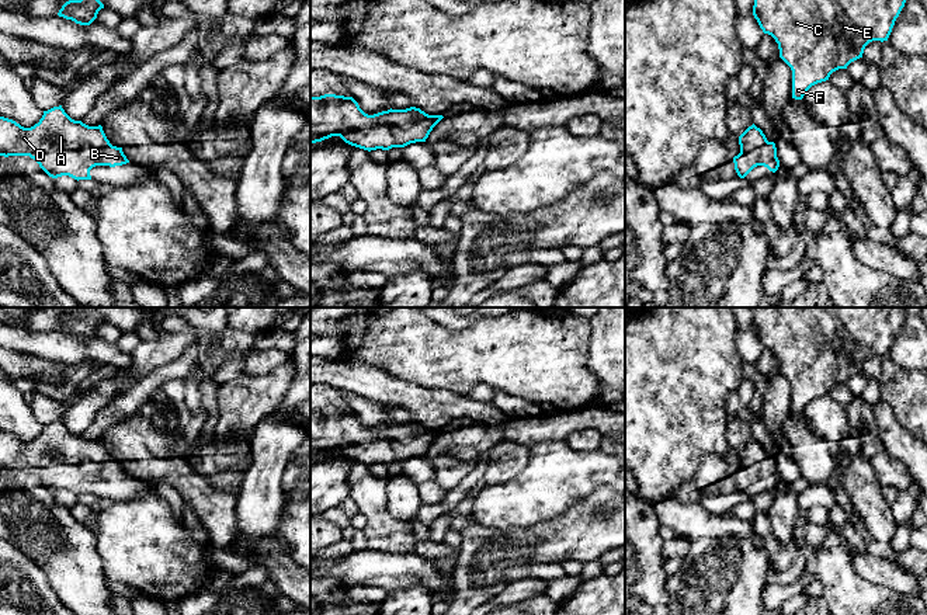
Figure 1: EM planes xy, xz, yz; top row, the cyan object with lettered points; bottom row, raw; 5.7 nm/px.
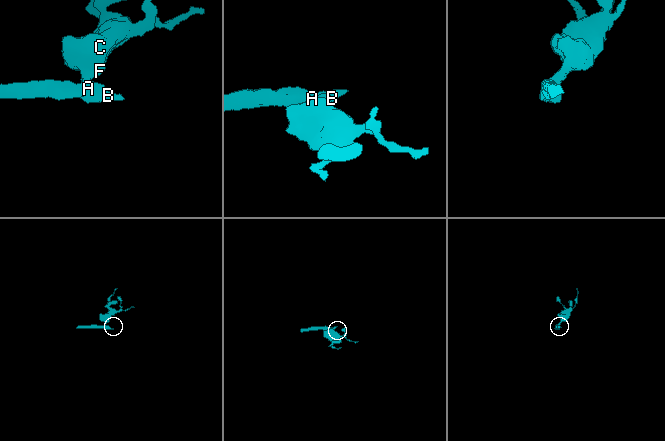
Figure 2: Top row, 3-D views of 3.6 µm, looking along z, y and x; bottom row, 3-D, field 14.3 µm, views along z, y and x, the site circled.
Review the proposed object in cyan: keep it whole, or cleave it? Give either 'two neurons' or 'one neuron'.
one neuron

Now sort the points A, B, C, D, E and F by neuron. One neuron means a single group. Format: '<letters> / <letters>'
A B C D E F

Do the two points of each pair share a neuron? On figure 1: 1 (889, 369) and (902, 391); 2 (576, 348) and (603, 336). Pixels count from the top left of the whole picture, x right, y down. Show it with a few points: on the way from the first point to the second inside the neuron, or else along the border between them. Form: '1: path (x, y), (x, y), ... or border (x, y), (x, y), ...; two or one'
1: path (893, 375), (898, 385); one
2: border (587, 322), (590, 327), (587, 367), (596, 375); two

